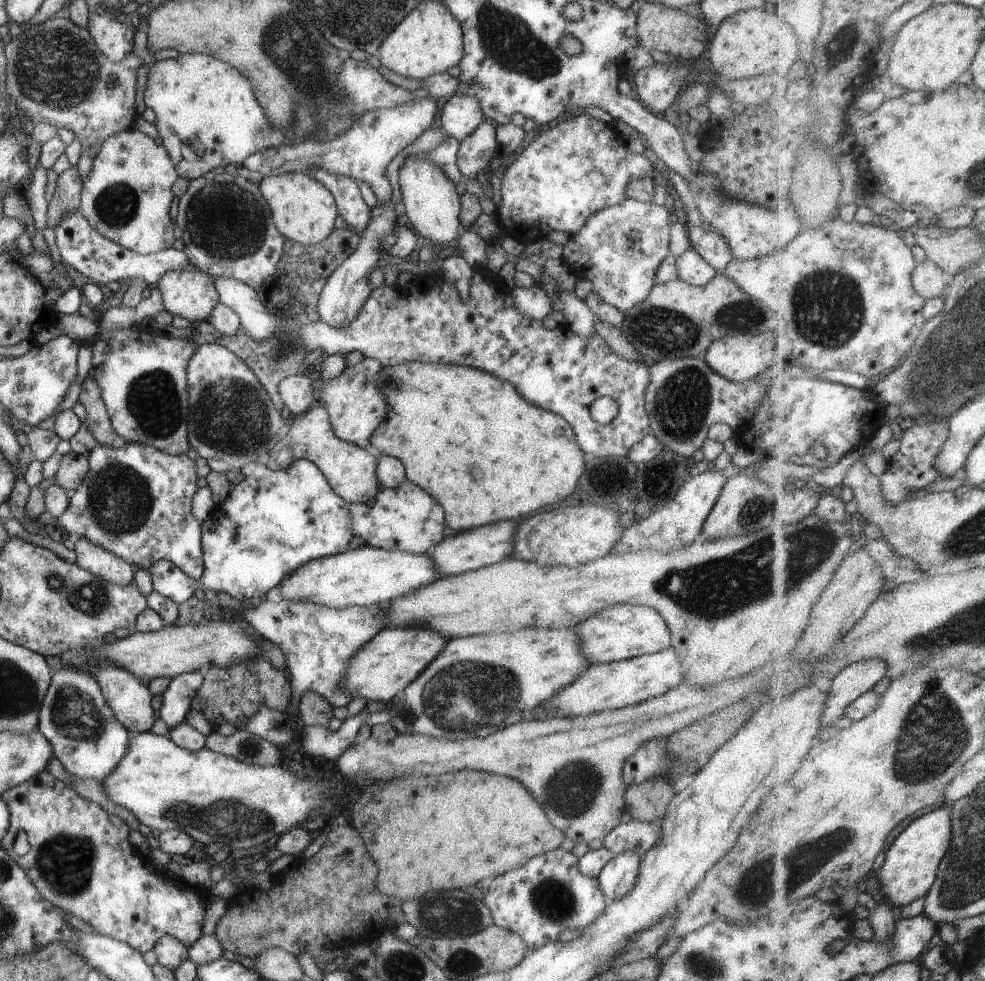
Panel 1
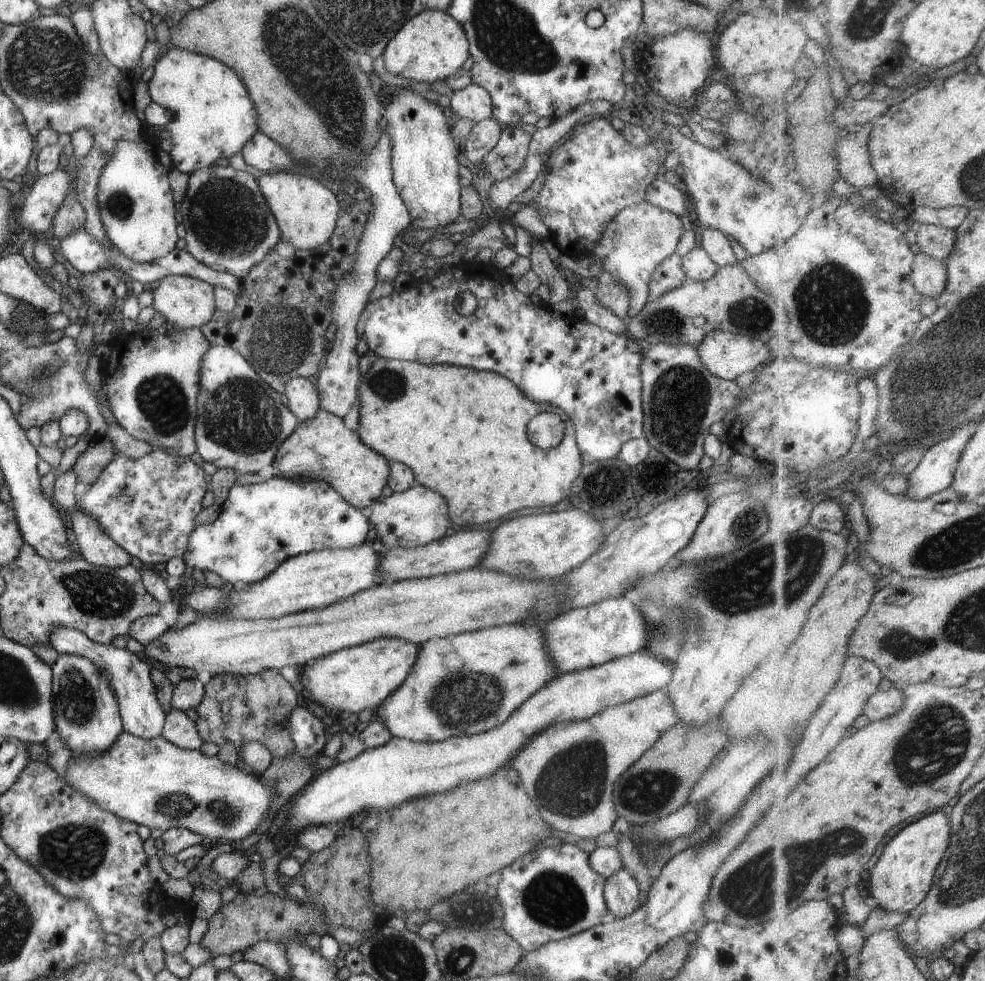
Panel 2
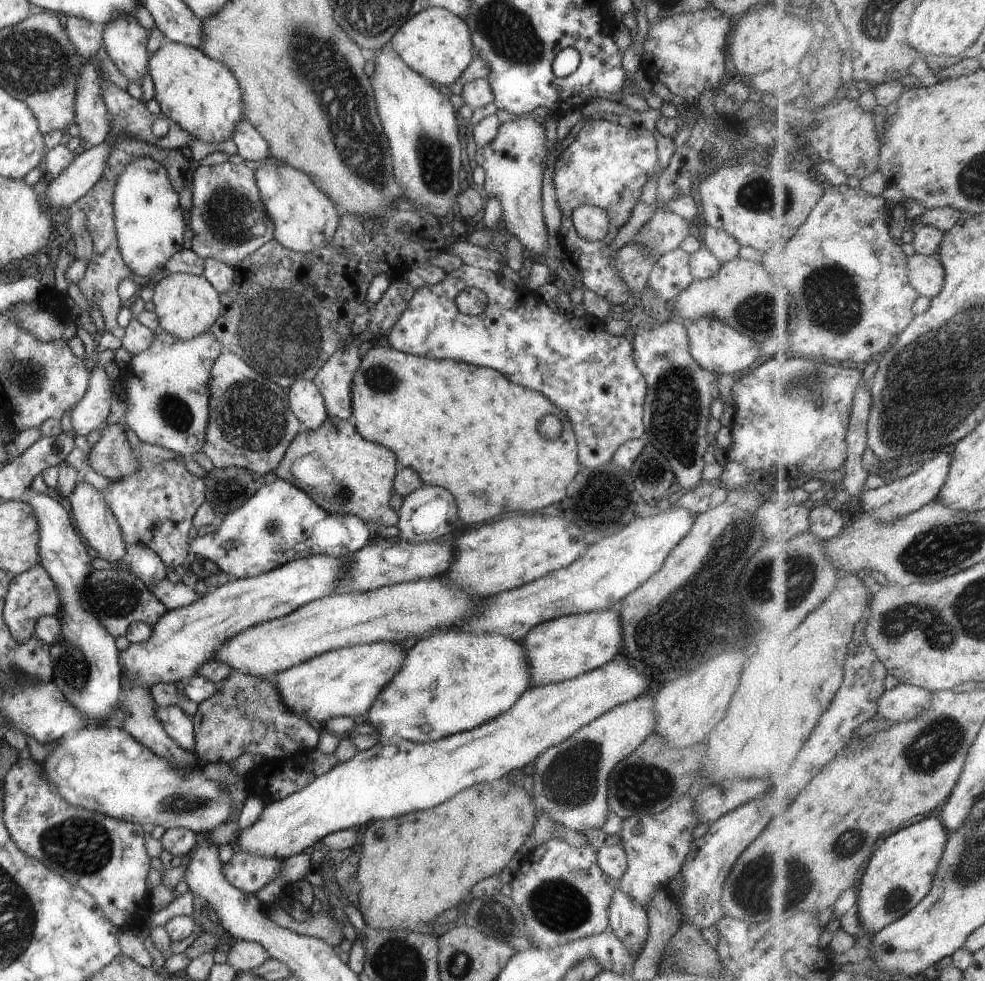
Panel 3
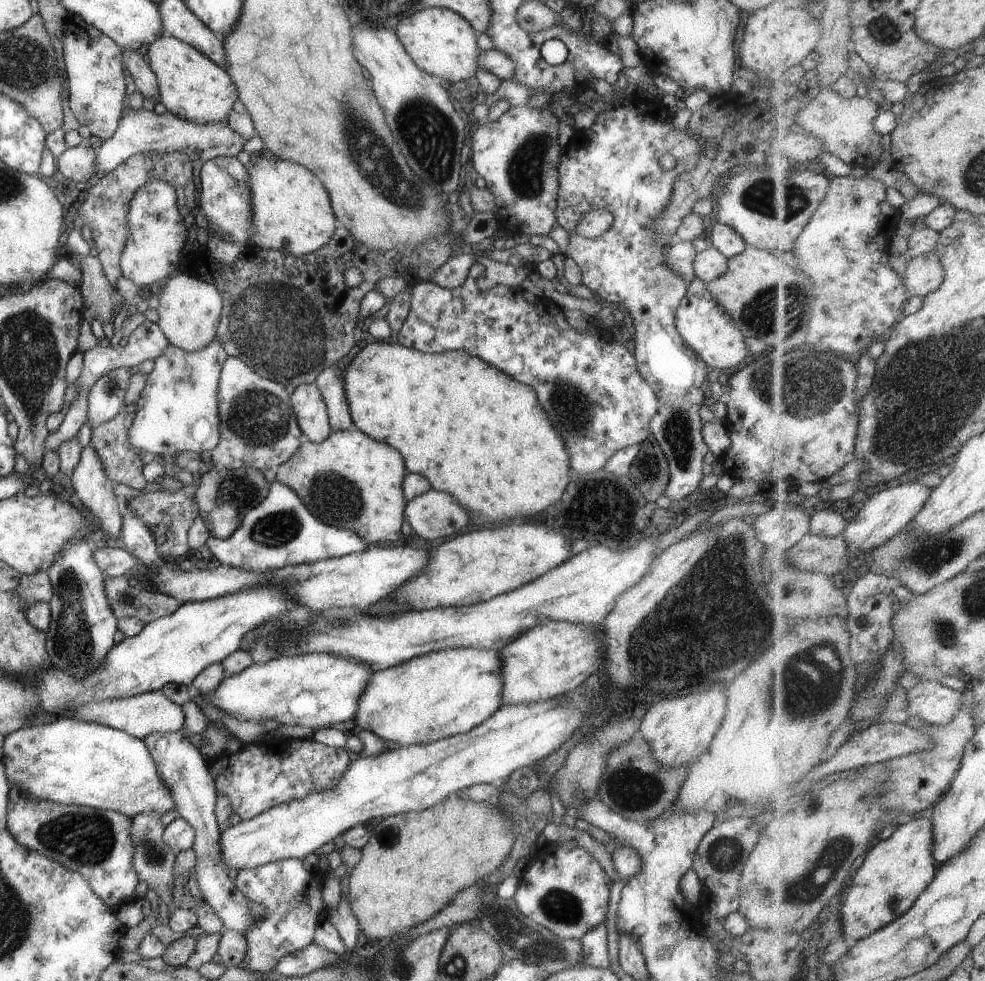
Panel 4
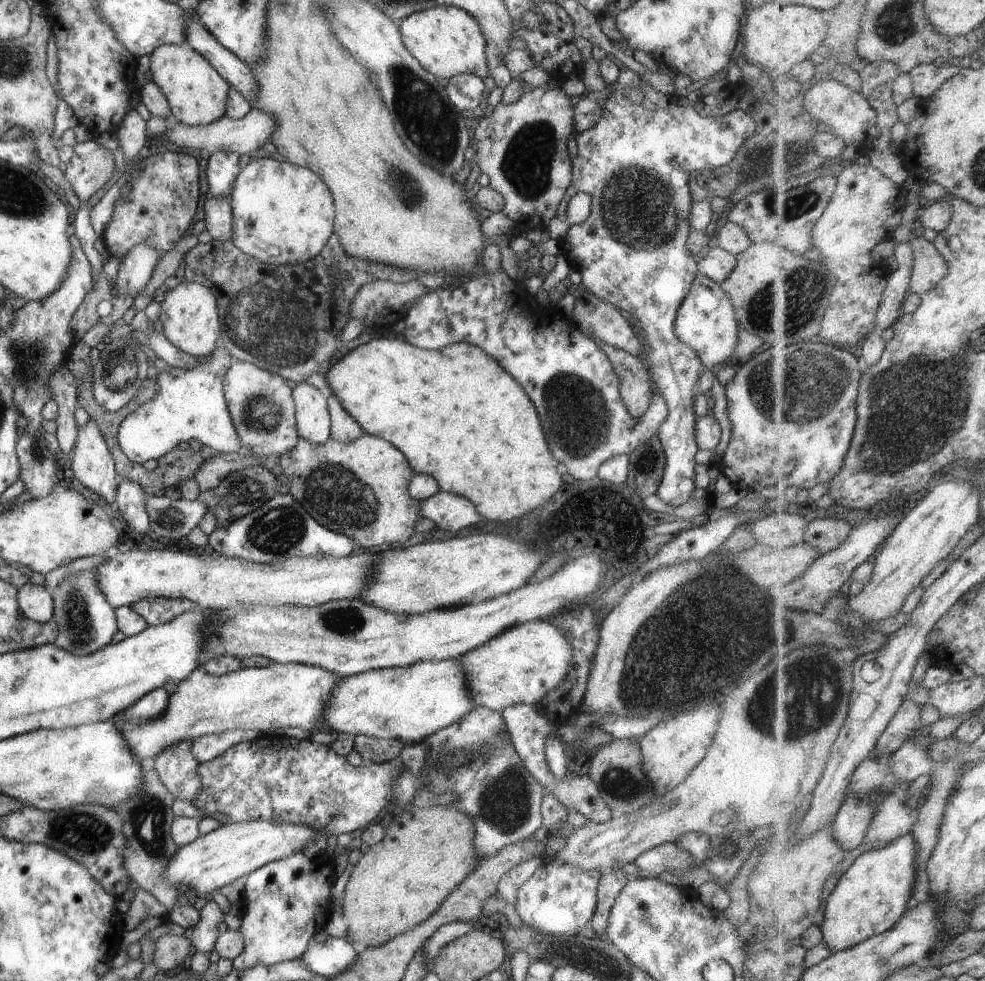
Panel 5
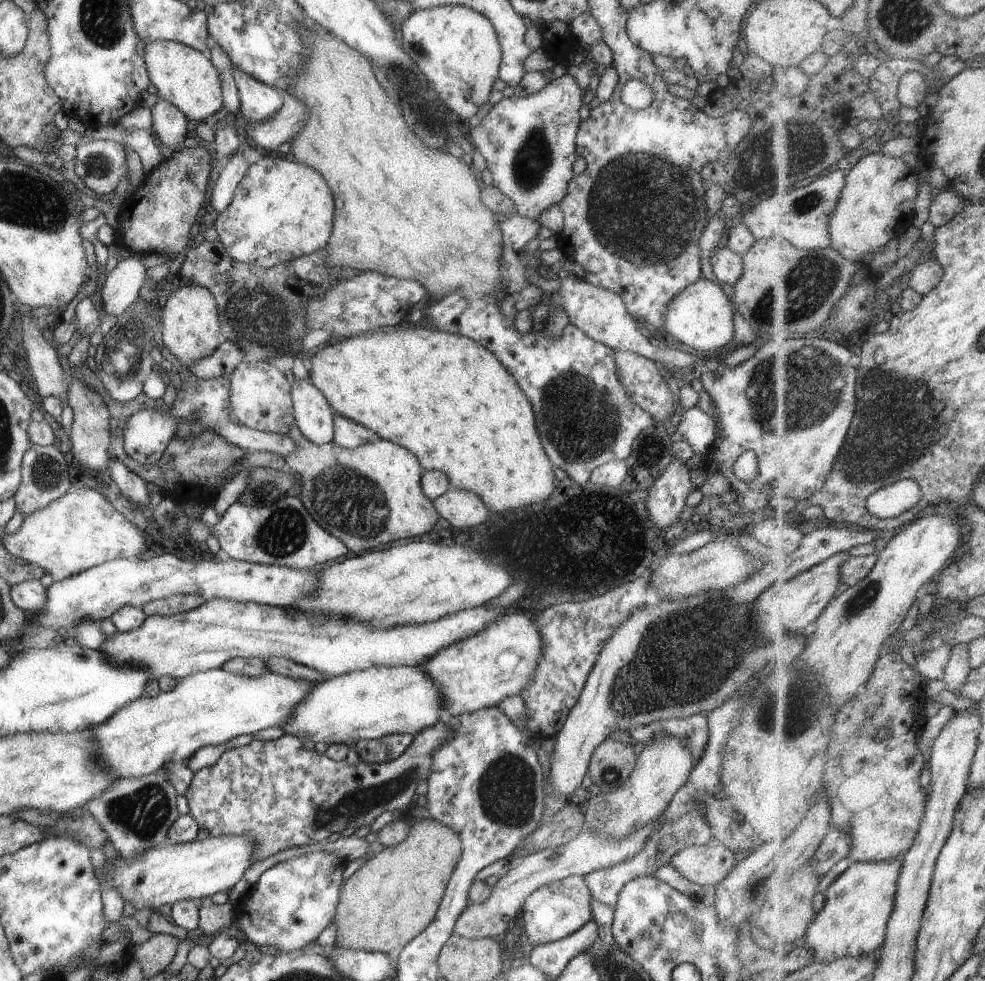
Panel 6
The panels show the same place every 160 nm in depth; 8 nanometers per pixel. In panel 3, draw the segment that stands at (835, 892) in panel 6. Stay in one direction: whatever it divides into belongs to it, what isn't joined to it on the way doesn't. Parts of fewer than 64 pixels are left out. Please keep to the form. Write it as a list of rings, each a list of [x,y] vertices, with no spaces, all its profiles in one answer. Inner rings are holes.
[[[938,817],[925,818],[885,838],[859,879],[857,903],[864,930],[879,933],[923,902],[932,892],[949,840],[950,833]]]

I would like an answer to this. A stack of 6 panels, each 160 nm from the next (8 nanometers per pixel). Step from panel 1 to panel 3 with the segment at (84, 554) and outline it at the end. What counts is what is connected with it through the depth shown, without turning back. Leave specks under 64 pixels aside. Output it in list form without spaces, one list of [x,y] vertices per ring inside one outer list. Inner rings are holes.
[[[80,480],[67,497],[69,498],[73,522],[81,538],[84,538],[85,542],[87,542],[90,550],[95,551],[99,558],[106,560],[111,565],[119,563],[126,555],[126,544],[123,542],[117,520],[109,512],[107,504],[101,498],[101,492],[95,490],[87,482]]]

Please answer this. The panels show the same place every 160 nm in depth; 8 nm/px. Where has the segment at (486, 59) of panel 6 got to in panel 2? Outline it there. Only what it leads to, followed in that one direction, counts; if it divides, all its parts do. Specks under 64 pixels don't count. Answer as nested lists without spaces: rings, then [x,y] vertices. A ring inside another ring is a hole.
[[[425,9],[406,20],[401,28],[389,40],[382,50],[381,56],[385,68],[391,74],[399,74],[403,78],[432,83],[434,80],[444,81],[451,76],[468,57],[468,40],[463,27],[445,11]]]

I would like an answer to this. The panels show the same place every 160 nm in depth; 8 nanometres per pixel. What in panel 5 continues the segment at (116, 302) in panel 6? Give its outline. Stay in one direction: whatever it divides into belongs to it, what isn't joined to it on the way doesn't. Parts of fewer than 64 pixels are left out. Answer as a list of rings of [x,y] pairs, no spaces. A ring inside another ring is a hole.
[[[145,243],[133,245],[118,263],[113,280],[114,293],[132,297],[141,293],[141,289],[149,282],[158,256],[159,253]]]

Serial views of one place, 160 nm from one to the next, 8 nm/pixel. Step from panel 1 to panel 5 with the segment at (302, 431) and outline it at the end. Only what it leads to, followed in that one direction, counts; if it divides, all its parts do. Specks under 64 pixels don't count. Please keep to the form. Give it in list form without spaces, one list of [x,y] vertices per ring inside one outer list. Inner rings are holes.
[[[363,432],[348,443],[330,438],[323,444],[317,444],[299,437],[289,450],[281,453],[278,464],[282,470],[280,479],[286,481],[288,492],[303,510],[323,528],[349,537],[358,550],[378,548],[381,544],[386,547],[403,544],[415,533],[415,522],[422,517],[420,501],[412,499],[408,493],[408,484],[415,472],[403,453],[382,438]]]

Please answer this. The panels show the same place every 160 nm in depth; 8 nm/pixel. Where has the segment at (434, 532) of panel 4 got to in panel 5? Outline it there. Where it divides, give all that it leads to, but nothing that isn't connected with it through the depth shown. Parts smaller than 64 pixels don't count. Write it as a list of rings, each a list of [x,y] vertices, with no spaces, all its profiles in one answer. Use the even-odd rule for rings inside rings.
[[[441,490],[420,501],[420,515],[447,533],[477,524],[480,516],[470,500]]]

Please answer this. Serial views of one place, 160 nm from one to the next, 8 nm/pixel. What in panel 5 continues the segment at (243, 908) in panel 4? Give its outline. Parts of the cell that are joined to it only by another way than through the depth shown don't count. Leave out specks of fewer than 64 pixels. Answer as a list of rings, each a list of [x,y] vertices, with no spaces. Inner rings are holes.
[[[177,743],[165,747],[153,758],[153,772],[164,784],[167,792],[174,798],[189,800],[197,794],[200,787],[197,765],[199,764],[191,754],[189,743]]]

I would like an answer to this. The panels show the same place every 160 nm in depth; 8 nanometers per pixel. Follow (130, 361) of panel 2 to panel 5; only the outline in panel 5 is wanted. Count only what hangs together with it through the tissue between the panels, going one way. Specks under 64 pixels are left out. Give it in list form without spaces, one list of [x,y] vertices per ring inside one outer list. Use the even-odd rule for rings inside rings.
[[[221,346],[215,347],[190,369],[166,366],[157,375],[157,394],[127,414],[117,429],[117,442],[123,454],[132,462],[143,464],[149,458],[159,459],[179,444],[198,440],[217,453],[241,452],[238,434],[233,428],[224,397],[223,378],[233,363]]]

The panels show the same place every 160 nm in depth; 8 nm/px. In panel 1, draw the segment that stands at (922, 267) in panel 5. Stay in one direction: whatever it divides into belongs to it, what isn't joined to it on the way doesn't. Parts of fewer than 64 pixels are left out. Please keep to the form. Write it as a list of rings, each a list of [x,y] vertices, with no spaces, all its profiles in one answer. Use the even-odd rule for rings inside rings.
[[[926,258],[918,261],[915,270],[913,271],[912,281],[916,291],[924,297],[925,302],[937,297],[941,297],[947,282],[951,275],[945,272],[933,260]]]

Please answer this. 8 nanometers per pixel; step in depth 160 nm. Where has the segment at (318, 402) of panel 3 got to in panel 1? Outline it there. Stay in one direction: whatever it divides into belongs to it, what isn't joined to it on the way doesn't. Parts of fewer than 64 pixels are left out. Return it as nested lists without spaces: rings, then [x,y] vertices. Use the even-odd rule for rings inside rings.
[[[306,374],[289,375],[280,380],[278,393],[291,417],[303,415],[309,410],[309,404],[313,400],[314,385]]]

